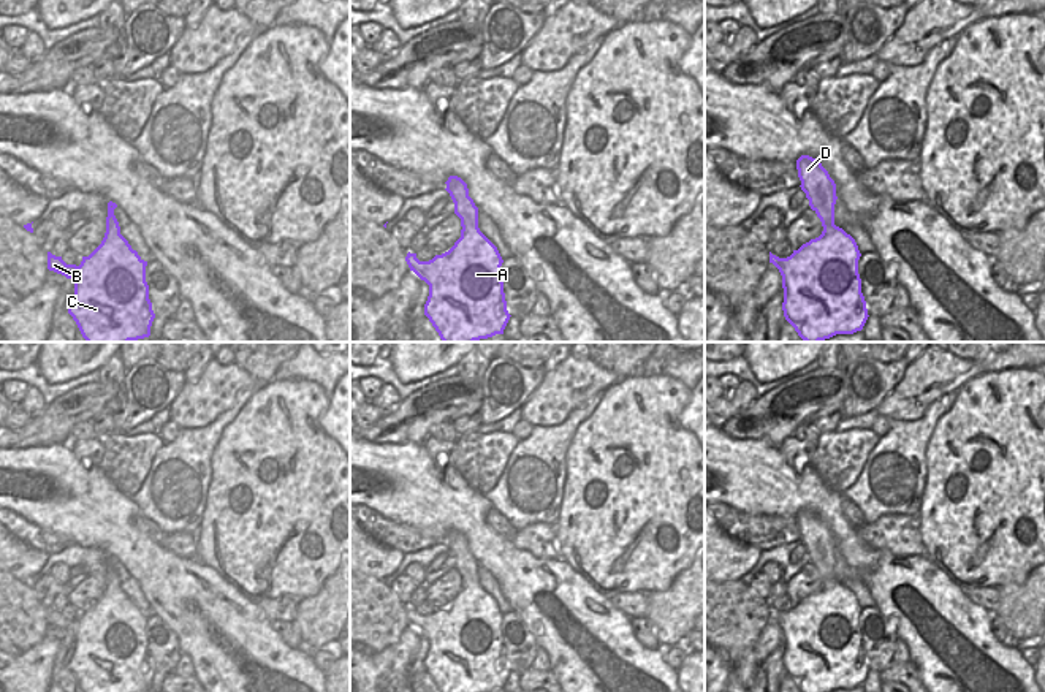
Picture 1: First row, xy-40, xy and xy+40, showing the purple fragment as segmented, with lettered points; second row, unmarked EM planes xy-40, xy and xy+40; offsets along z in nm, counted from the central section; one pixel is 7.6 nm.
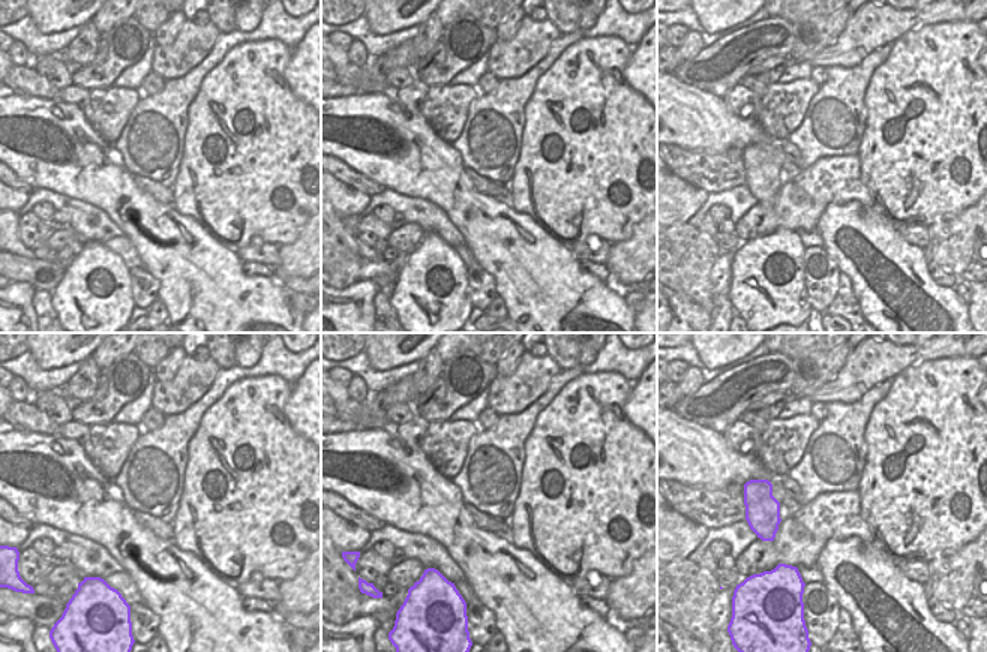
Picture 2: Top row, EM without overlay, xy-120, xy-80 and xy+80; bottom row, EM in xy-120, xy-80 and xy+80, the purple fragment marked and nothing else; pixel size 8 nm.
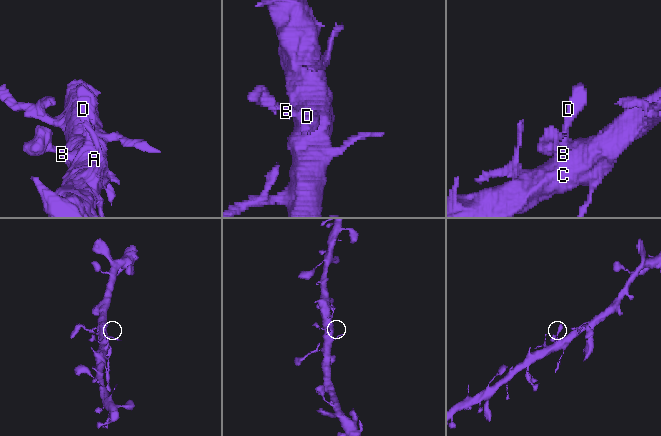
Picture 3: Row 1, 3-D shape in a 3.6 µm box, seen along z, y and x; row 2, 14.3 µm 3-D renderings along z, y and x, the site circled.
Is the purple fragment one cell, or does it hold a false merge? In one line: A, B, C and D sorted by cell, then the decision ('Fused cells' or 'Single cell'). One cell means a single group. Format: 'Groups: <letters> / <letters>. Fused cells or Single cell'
Groups: A B C D. Single cell

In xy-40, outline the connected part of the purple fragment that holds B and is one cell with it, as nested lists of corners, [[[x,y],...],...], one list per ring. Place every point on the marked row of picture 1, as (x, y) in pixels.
[[[108,203],[104,238],[79,266],[48,252],[48,269],[74,280],[68,314],[87,342],[149,337],[155,318],[146,282],[147,261],[120,234],[116,207]]]

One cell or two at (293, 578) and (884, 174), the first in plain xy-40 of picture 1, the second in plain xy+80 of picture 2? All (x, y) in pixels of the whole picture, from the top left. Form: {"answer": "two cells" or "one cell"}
{"answer": "one cell"}

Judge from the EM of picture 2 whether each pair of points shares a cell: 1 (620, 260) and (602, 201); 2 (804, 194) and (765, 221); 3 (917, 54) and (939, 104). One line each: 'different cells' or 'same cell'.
1: different cells
2: same cell
3: same cell

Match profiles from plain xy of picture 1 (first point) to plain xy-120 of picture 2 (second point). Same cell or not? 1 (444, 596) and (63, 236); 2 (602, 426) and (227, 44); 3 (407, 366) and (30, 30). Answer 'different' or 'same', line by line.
1: same
2: different
3: different

